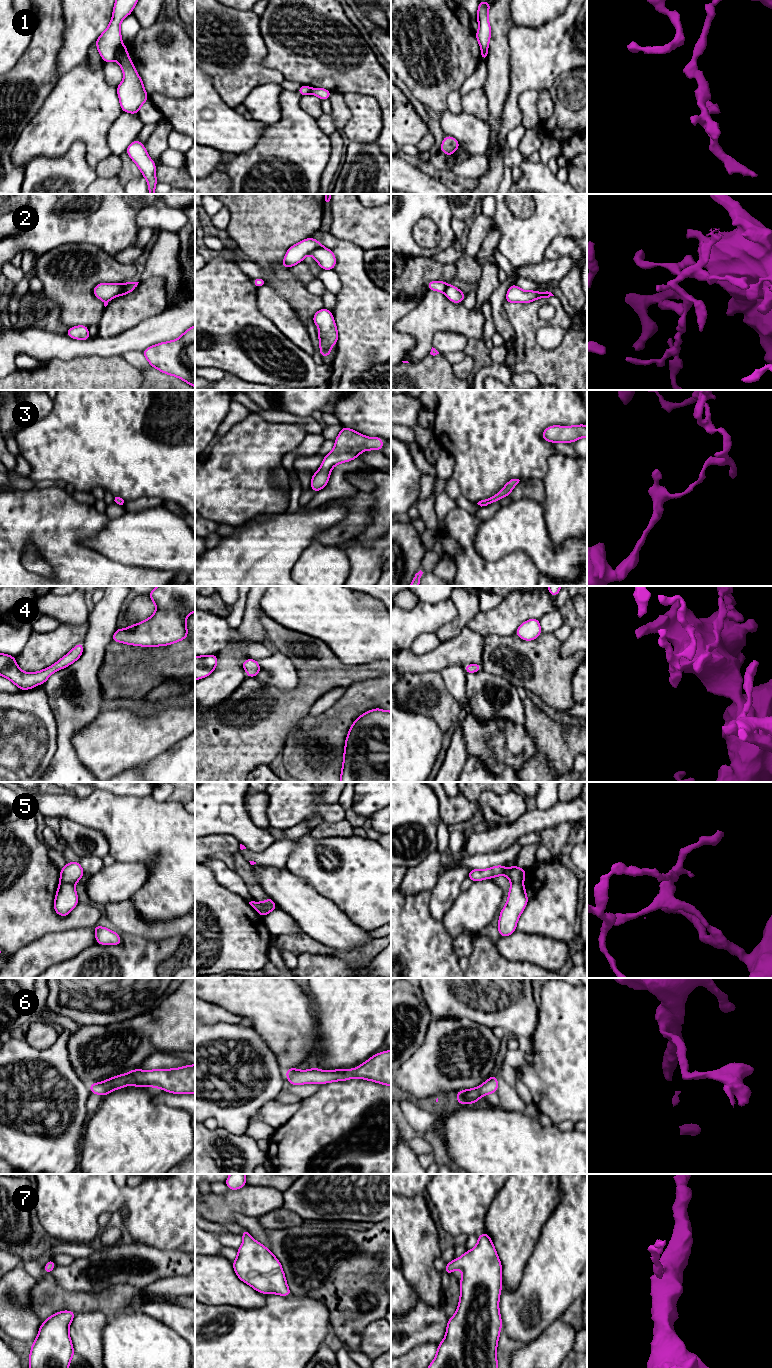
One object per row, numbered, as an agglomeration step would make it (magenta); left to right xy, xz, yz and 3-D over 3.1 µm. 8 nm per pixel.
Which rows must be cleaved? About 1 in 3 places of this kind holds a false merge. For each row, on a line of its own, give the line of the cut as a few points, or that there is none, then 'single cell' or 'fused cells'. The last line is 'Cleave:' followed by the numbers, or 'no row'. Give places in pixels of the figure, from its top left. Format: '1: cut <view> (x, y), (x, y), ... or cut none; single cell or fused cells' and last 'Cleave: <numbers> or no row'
1: cut xy (121, 44), (114, 59); fused cells
2: cut xy (128, 283), (117, 295); fused cells
3: cut none; single cell
4: cut none; single cell
5: cut xy (60, 881), (73, 885); fused cells
6: cut none; single cell
7: cut none; single cell
Cleave: 1, 2, 5

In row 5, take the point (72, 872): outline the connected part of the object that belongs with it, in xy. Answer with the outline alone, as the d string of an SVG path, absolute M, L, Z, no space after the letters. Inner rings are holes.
M79 861L69 862L64 868L60 869L60 882L74 885L81 879L84 873L85 872L82 869Z

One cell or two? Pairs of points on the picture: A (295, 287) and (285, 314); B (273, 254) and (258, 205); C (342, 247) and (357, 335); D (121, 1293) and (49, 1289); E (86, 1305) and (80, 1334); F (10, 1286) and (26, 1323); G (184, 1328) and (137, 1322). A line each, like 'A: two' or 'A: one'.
A: two
B: one
C: one
D: one
E: two
F: one
G: two

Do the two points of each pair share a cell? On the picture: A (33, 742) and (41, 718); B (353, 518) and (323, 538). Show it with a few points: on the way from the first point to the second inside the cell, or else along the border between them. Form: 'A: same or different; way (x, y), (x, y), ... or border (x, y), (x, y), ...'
A: same; way (33, 736), (33, 726), (35, 724)
B: same; way (346, 525), (337, 534), (330, 537)

